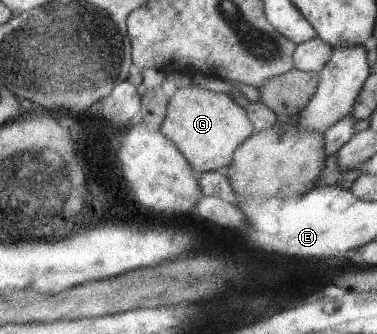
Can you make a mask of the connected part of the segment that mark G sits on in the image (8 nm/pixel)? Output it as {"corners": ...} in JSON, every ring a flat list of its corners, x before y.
{"corners":[[197,85,177,88,168,98,160,133,175,145,193,171,223,171,229,166,233,151,256,131,245,110,227,94,214,92]]}

